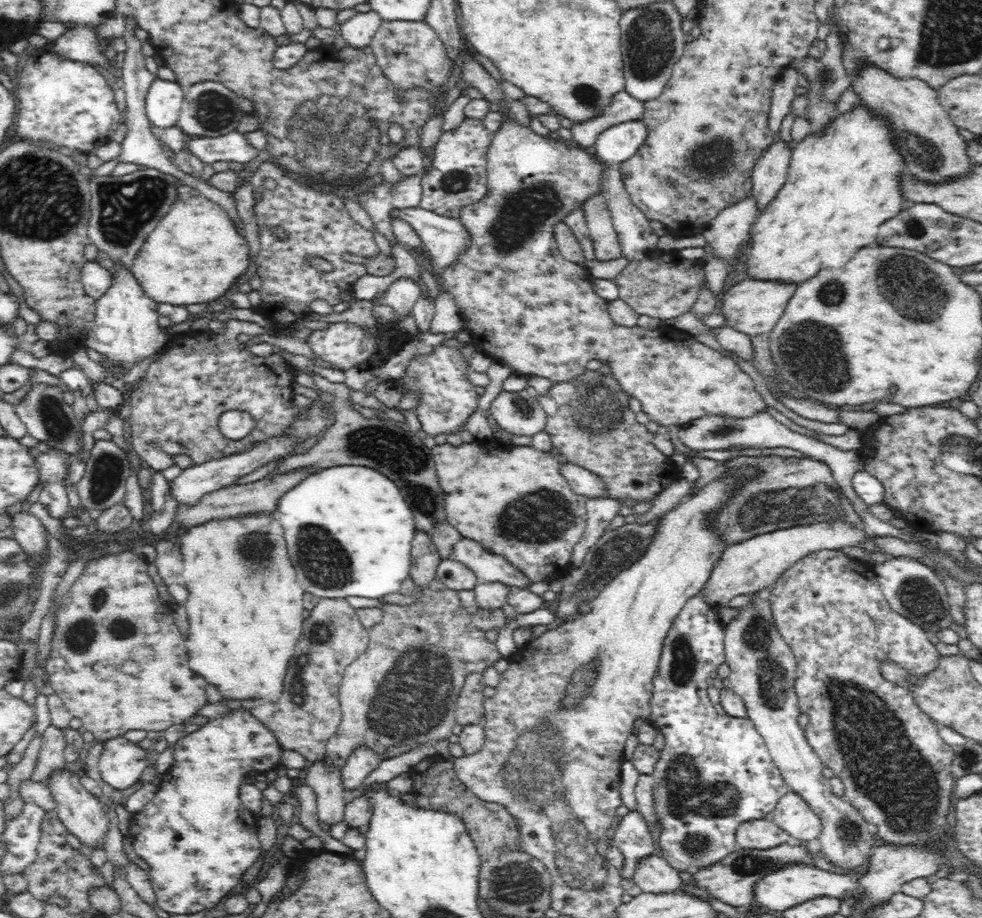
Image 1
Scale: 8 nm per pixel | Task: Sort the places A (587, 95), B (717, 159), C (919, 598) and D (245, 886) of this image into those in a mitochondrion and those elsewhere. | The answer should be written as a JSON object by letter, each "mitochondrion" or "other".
{"A":"mitochondrion","B":"mitochondrion","C":"mitochondrion","D":"other"}

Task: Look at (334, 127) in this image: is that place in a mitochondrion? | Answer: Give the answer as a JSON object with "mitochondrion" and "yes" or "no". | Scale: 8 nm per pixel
{"mitochondrion":"yes"}

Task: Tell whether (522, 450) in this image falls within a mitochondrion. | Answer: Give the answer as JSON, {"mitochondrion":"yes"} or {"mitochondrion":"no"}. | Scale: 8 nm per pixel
{"mitochondrion":"no"}

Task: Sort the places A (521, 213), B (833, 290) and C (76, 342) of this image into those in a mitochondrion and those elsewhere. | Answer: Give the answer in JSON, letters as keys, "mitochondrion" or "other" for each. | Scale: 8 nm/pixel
{"A":"mitochondrion","B":"mitochondrion","C":"other"}

